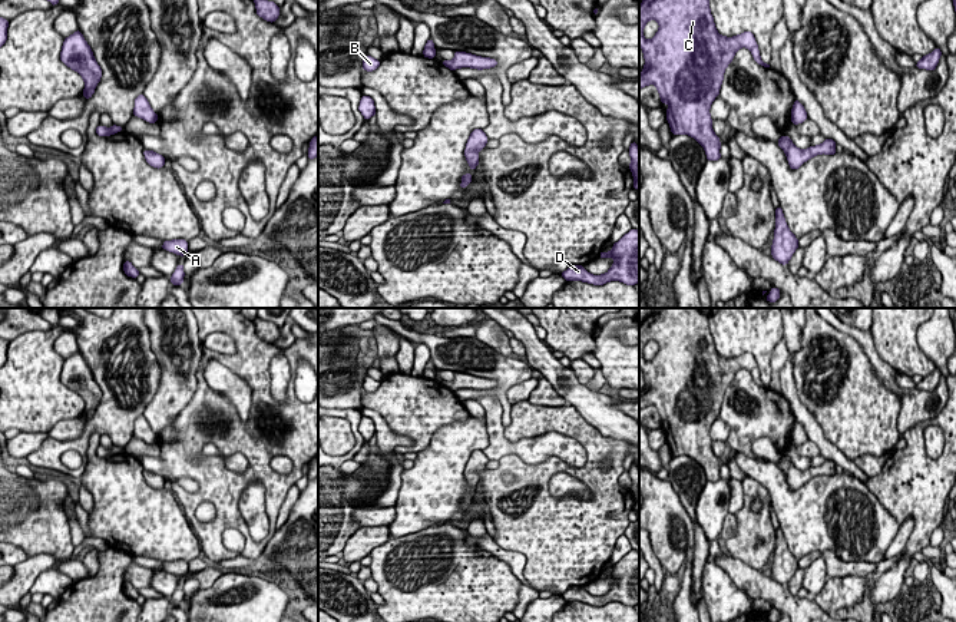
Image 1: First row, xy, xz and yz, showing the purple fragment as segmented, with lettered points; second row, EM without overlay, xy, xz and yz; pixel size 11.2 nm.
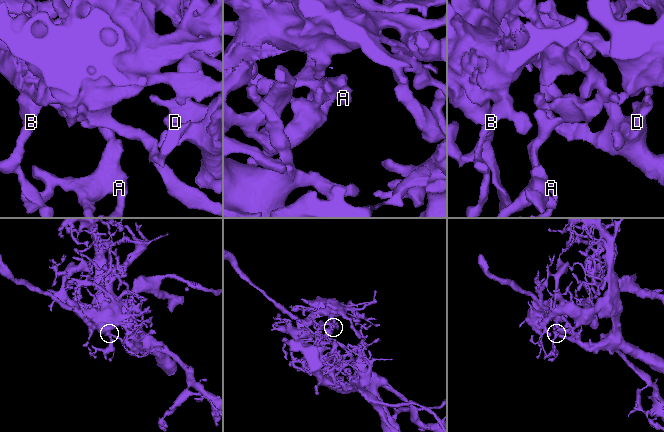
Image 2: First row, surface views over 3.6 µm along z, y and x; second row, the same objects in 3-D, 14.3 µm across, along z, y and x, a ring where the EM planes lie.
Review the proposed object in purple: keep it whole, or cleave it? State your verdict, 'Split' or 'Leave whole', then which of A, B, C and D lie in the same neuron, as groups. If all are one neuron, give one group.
Leave whole. Groups: A B C D

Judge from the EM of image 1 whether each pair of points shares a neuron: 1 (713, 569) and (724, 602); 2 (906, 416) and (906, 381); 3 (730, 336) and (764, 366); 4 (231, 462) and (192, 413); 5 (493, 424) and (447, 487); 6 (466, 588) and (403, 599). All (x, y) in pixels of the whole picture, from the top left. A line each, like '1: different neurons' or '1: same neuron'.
1: same neuron
2: different neurons
3: same neuron
4: different neurons
5: different neurons
6: same neuron

